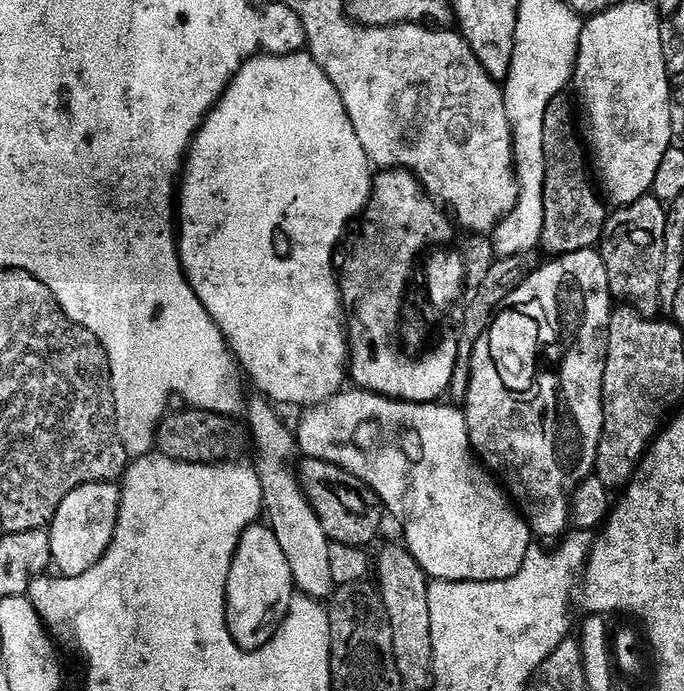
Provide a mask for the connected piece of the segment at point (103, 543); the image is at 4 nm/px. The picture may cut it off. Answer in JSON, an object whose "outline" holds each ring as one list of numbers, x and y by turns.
{"outline":[[112,482,84,484,64,499,50,525,52,564,61,577,86,574,100,561,112,541,119,512,120,488]]}

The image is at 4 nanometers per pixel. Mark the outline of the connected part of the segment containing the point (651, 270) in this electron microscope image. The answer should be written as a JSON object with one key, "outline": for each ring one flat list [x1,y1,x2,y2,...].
{"outline":[[649,194,638,202,617,207,604,221,598,251,604,263,604,275,612,288,613,297,625,296,627,303,642,316,656,318,661,315,660,279,664,265,664,240,668,214,665,205]]}

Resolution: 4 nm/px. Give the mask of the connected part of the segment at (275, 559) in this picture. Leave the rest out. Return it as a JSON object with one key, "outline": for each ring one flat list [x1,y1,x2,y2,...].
{"outline":[[260,522,251,524,242,534,240,545,236,548,226,596,228,629,232,641,245,650,269,644,273,634,280,629,280,623,288,617,293,595,290,562,286,562,286,554,282,554,278,538,271,527]]}

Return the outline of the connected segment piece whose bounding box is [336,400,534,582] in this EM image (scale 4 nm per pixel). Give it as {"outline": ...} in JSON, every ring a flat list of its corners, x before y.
{"outline":[[388,400,382,406,378,406,377,424,368,424,368,420,364,420,364,424,356,424,356,428,352,428,352,432,348,432,348,440,340,440,340,444,344,444,344,448,340,448,340,461,336,467,344,468,353,478,360,480,367,488,371,488,378,494,379,503,383,507,385,504,394,515,400,516,404,512,405,541,403,540,403,543,406,545,408,553,418,562,418,566,424,571,425,576,432,580,449,580,450,582,509,580,511,576,518,574,518,570,522,570,522,562,526,562,526,554,534,544,534,533,528,527,527,520,517,511,513,501,506,495,505,489,493,479,488,469,474,455,472,444,468,441,468,423,463,411,459,407,451,408,450,405,444,403,409,404,398,400]]}

